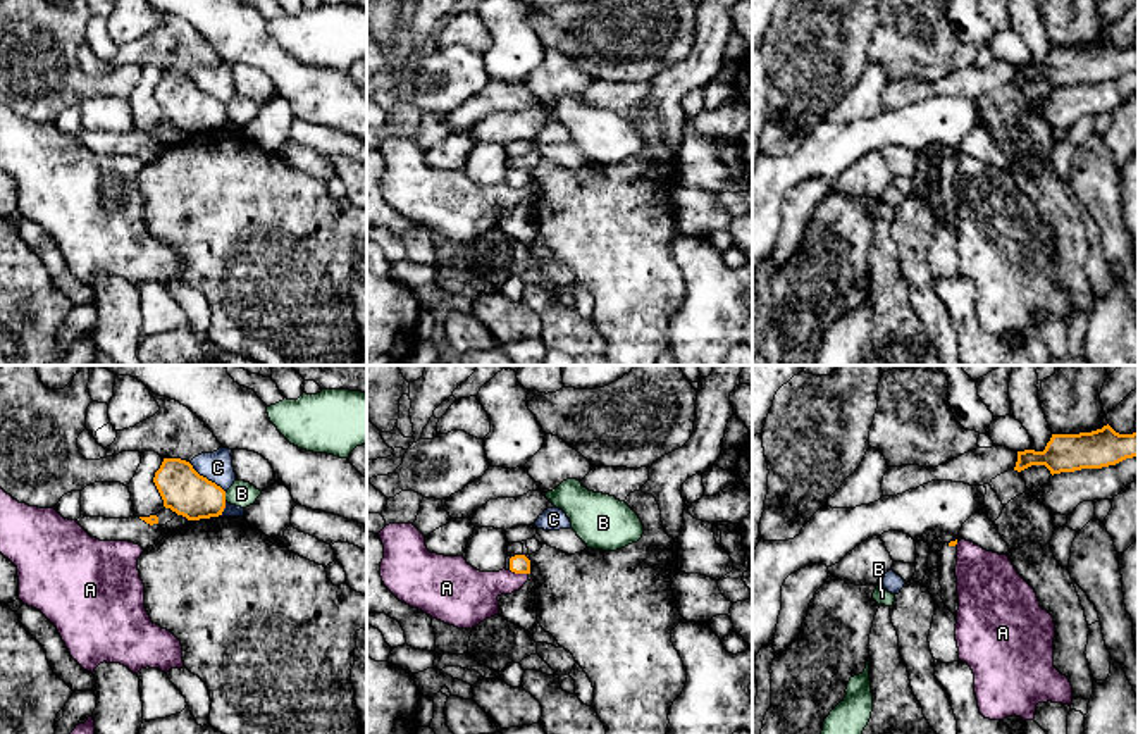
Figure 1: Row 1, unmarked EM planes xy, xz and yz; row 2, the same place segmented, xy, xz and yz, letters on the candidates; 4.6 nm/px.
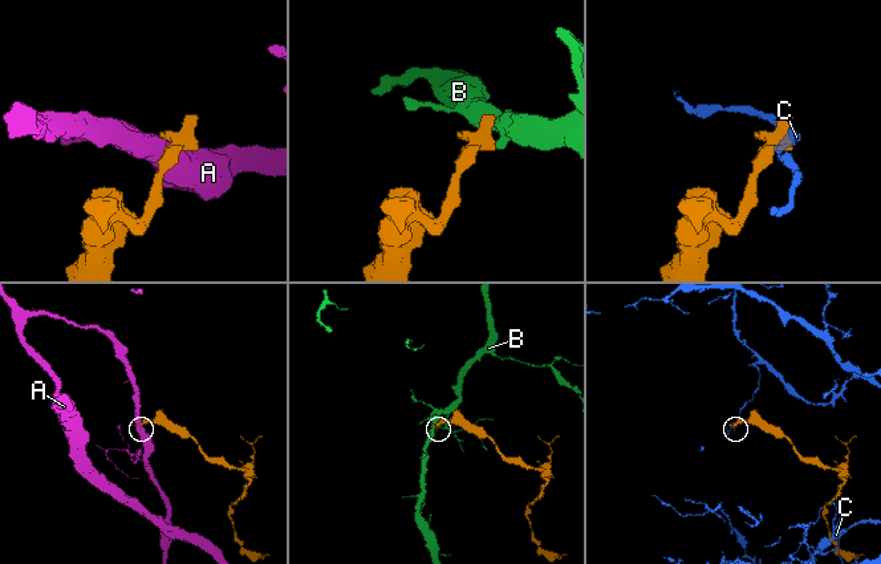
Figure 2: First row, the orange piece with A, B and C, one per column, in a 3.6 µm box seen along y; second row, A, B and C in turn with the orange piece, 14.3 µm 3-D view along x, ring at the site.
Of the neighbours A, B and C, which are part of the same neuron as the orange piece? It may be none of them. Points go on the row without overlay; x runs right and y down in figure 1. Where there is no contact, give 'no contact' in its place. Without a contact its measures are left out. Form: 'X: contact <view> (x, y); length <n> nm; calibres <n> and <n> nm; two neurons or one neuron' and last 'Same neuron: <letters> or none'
A: contact xz (519, 186); length 90 nm; calibres 90 and 240 nm; two neurons
B: contact xy (224, 111); length 40 nm; calibres 220 and 120 nm; two neurons
C: contact xy (207, 93); length 220 nm; calibres 220 and 140 nm; two neurons
Same neuron: none

